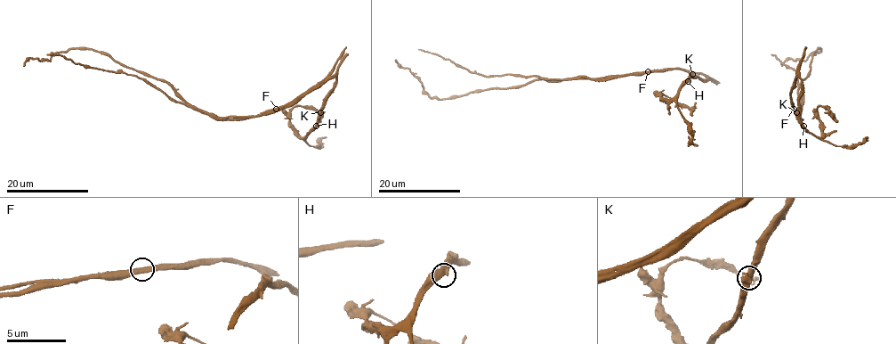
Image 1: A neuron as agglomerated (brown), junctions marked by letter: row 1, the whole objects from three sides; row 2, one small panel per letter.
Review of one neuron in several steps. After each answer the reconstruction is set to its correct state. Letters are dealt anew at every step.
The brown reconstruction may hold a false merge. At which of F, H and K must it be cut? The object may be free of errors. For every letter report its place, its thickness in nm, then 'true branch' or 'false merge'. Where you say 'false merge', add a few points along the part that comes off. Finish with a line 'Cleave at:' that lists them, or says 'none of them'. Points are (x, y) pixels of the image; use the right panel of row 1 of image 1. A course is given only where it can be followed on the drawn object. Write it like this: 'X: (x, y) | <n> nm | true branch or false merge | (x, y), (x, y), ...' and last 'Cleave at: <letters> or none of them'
F: (794, 109) | 480 nm | false merge | (793, 108), (800, 118), (802, 101), (796, 78), (798, 72), (770, 53)
H: (803, 126) | 500 nm | true branch
K: (796, 112) | 480 nm | true branch
Cleave at: F

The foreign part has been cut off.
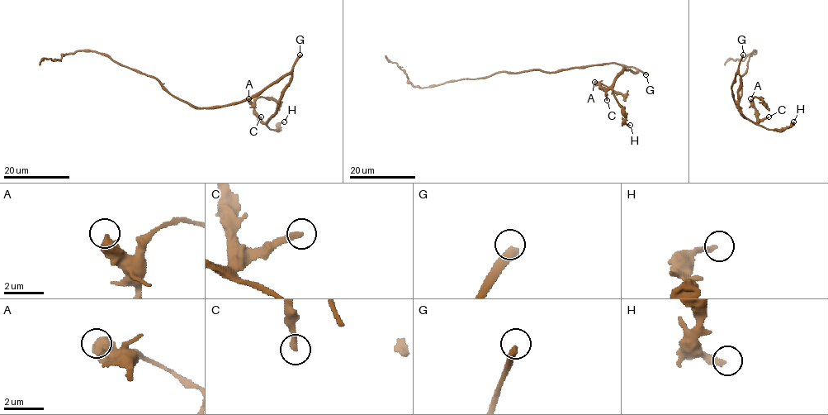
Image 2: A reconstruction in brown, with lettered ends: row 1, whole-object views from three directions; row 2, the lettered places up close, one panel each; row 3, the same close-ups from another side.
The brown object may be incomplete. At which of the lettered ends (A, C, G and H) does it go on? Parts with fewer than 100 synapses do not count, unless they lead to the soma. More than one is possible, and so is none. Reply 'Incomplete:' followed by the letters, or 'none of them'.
Incomplete: G

